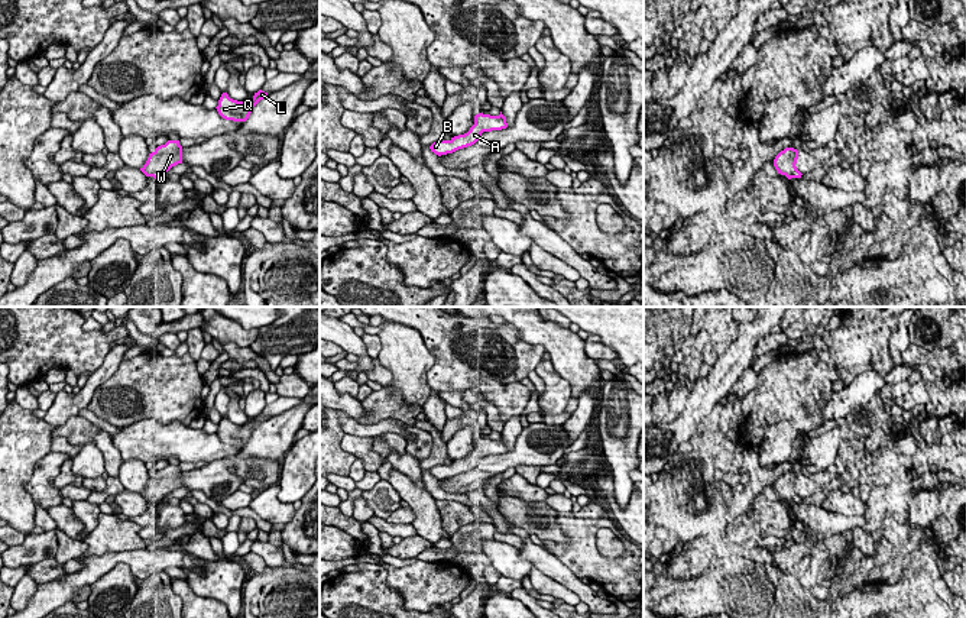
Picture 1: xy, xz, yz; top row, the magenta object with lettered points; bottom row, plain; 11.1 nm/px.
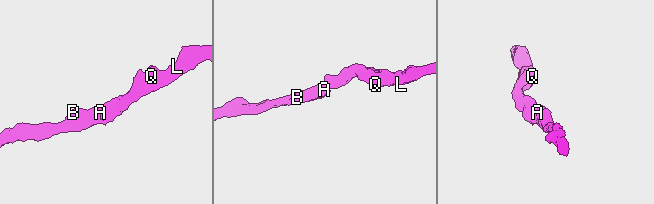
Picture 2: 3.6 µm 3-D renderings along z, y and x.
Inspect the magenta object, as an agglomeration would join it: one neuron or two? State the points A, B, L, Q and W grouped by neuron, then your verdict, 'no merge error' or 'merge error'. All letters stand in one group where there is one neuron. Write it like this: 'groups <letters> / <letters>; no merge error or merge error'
groups A B L Q W; no merge error

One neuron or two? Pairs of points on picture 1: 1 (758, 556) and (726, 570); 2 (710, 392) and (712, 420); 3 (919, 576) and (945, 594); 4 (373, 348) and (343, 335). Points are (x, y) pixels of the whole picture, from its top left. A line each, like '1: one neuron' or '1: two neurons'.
1: two neurons
2: two neurons
3: two neurons
4: two neurons

